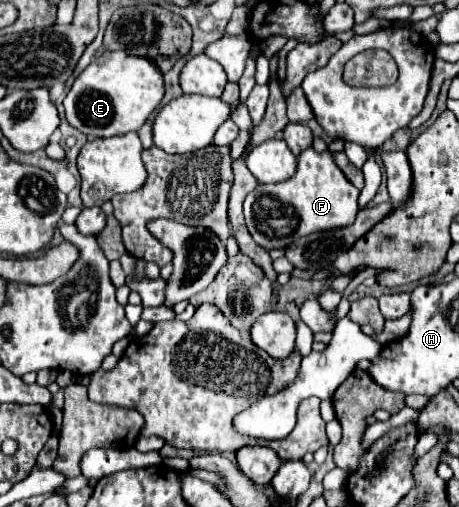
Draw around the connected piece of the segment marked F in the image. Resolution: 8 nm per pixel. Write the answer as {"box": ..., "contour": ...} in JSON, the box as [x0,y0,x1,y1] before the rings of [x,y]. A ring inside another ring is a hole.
{"box":[244,148,358,250],"contour":[[[314,148],[304,150],[298,156],[298,170],[288,182],[258,184],[244,200],[246,226],[258,246],[266,250],[286,248],[314,232],[352,226],[358,214],[358,190],[348,182],[342,170],[334,164],[330,150],[318,154]],[[300,224],[300,228],[298,228]]]}

